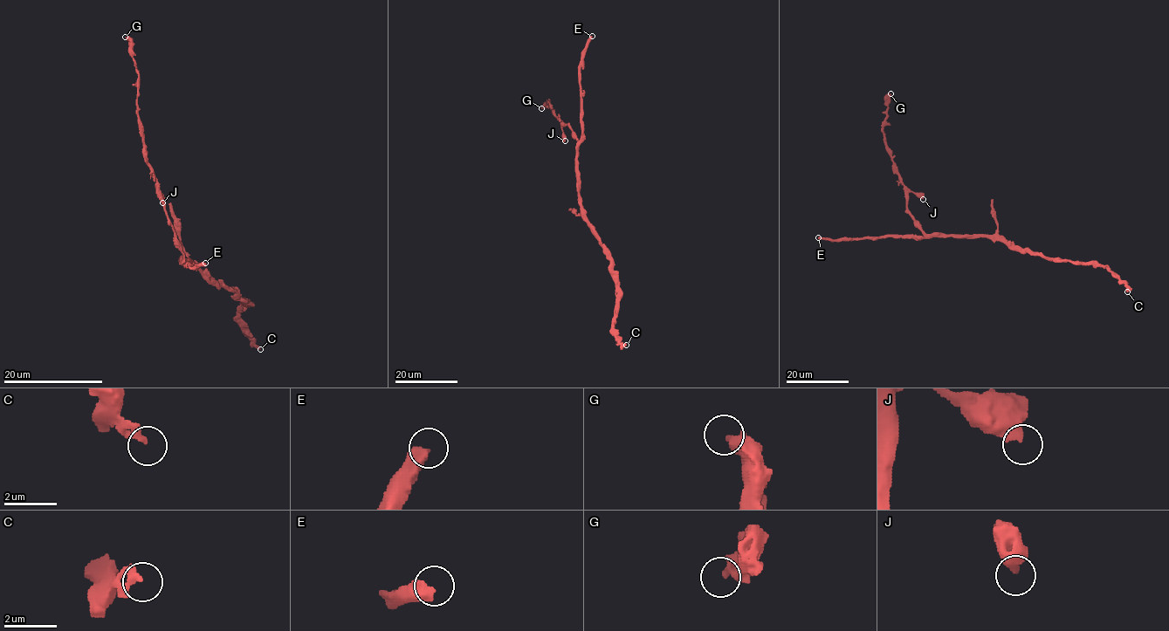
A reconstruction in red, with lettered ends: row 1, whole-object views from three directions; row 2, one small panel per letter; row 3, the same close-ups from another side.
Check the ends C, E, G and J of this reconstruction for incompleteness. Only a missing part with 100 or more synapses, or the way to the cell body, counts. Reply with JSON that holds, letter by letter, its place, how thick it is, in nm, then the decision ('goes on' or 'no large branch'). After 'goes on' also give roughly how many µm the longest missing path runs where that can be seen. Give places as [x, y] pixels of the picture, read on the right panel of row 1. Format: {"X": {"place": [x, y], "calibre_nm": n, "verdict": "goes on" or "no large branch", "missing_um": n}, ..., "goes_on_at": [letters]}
{"C": {"place": [1127, 291], "calibre_nm": 280, "verdict": "no large branch"}, "E": {"place": [818, 237], "calibre_nm": 480, "verdict": "goes on", "missing_um": 60}, "G": {"place": [890, 93], "calibre_nm": 500, "verdict": "no large branch"}, "J": {"place": [923, 199], "calibre_nm": 420, "verdict": "no large branch"}, "goes_on_at": ["E"]}

